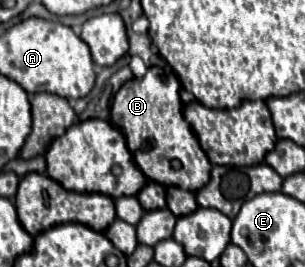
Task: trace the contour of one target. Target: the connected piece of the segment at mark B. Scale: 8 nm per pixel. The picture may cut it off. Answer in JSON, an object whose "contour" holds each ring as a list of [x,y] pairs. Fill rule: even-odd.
{"contour":[[[150,67],[142,79],[132,79],[122,85],[122,89],[114,95],[110,123],[118,127],[128,137],[128,147],[134,155],[136,165],[144,171],[144,175],[160,185],[174,185],[188,191],[198,191],[208,183],[210,177],[210,161],[204,157],[194,133],[188,129],[188,123],[182,115],[180,103],[180,81],[170,69]],[[170,159],[178,159],[182,169],[170,169]]]}

